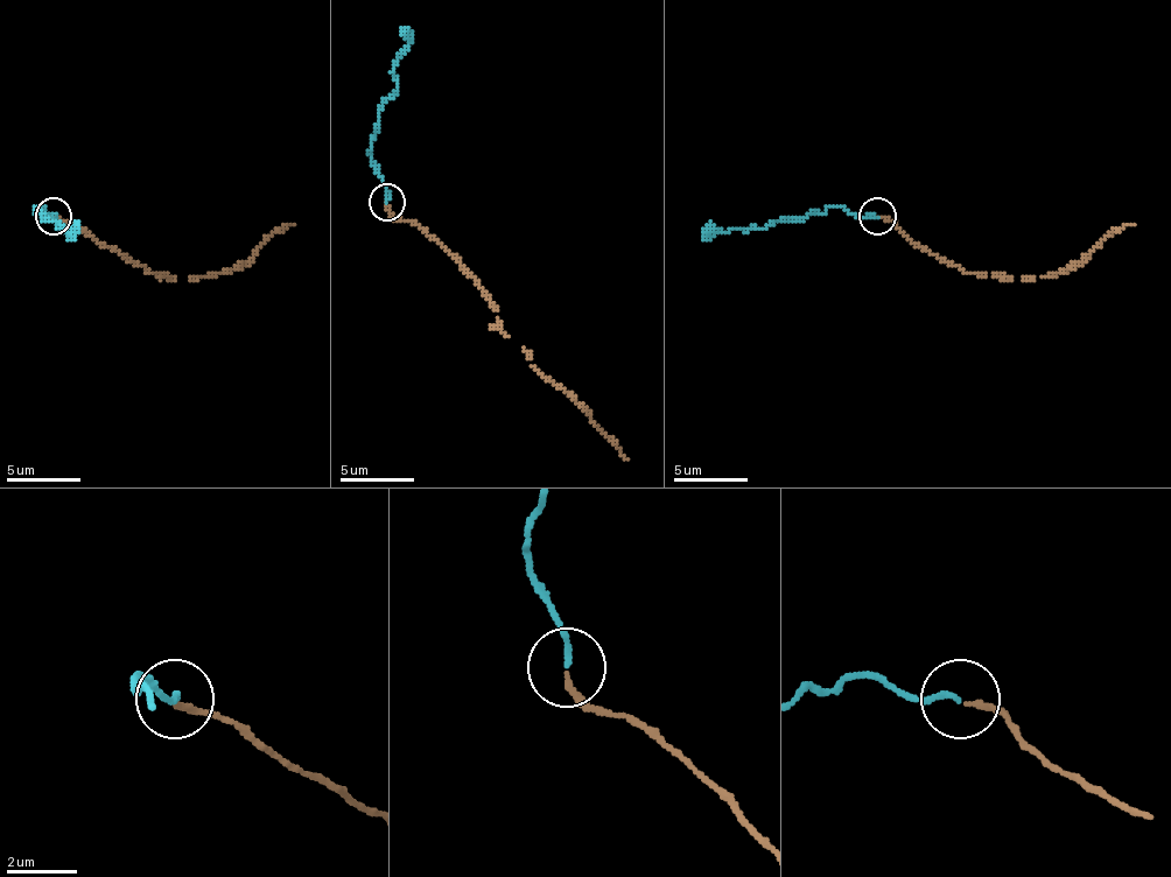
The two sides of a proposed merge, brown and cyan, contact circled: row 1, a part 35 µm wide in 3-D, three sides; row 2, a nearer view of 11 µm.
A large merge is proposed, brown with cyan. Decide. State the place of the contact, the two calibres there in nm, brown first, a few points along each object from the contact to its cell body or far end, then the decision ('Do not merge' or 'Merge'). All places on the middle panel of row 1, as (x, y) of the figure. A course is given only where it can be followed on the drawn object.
Place: (387, 202). Thickness 170 nm (brown) against 160 nm. Course of brown: (386, 202), (397, 217), (419, 225), (475, 280), (502, 329), (524, 348), (531, 366), (565, 392), (628, 460). Course of cyan: (386, 202), (386, 183), (371, 154), (378, 128), (378, 105), (397, 86), (393, 61), (408, 42), (400, 27). Merge

